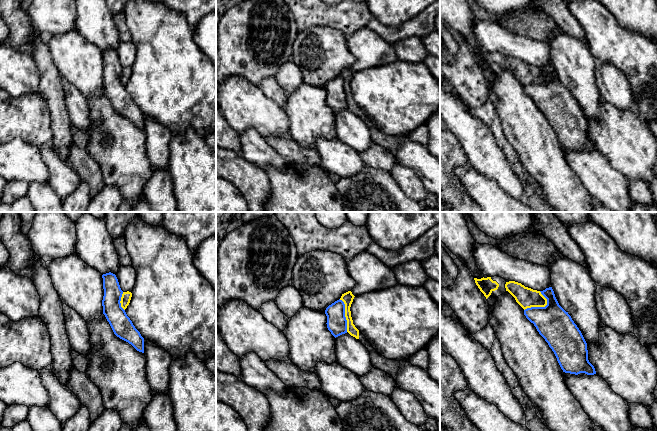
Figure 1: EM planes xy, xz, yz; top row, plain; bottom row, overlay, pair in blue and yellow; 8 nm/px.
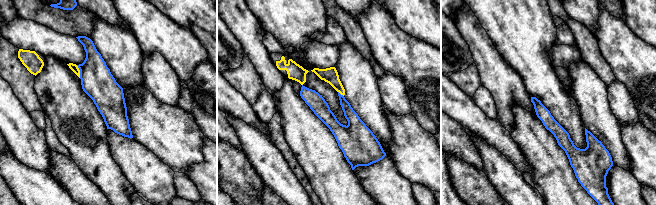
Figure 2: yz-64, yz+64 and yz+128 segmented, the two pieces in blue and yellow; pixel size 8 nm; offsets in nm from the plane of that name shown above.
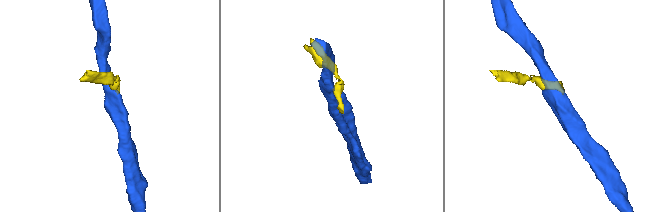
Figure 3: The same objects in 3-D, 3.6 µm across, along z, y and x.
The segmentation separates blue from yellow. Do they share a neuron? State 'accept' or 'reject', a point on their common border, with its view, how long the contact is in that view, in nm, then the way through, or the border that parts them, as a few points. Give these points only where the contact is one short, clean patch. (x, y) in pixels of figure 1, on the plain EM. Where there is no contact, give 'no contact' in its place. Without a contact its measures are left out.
reject; contact yz (537, 83); length 220 nm; border yz (547, 75), (547, 79), (544, 82), (531, 82), (524, 86)

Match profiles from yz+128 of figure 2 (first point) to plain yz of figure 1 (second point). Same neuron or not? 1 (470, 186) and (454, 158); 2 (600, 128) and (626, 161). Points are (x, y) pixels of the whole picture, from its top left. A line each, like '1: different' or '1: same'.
1: same
2: different

